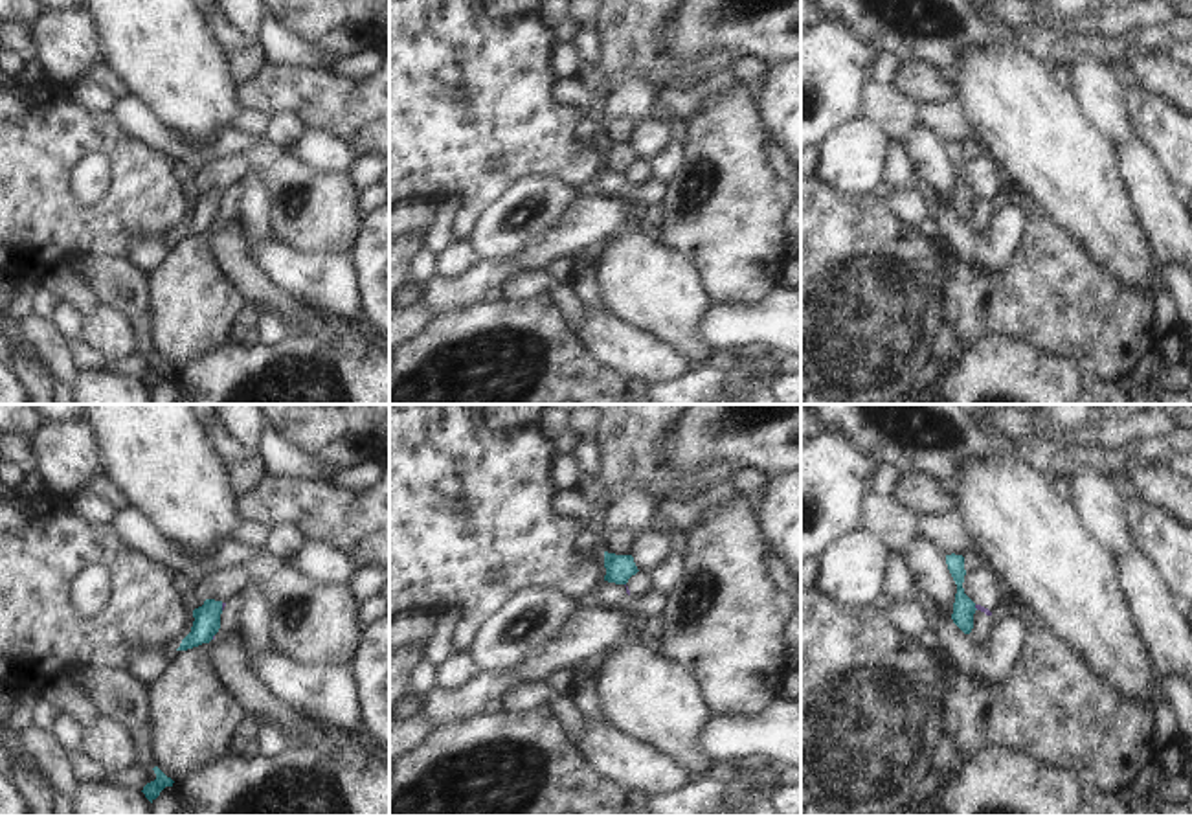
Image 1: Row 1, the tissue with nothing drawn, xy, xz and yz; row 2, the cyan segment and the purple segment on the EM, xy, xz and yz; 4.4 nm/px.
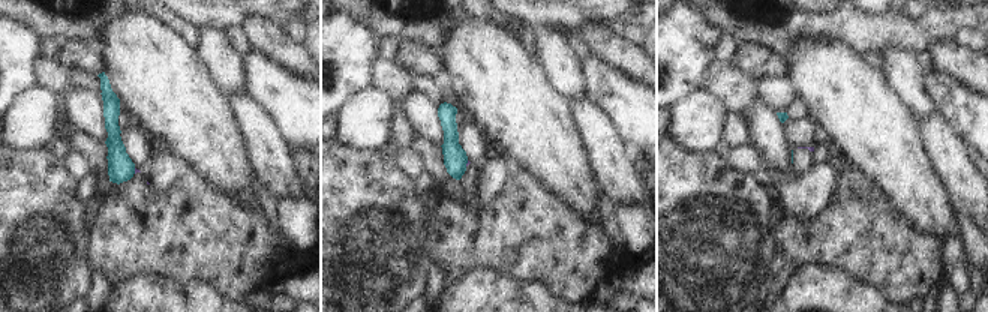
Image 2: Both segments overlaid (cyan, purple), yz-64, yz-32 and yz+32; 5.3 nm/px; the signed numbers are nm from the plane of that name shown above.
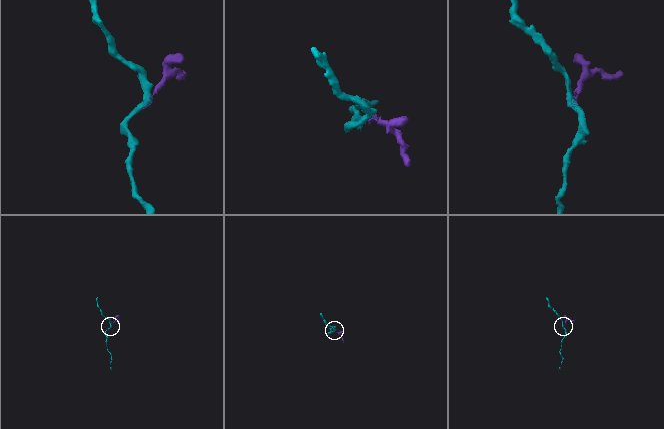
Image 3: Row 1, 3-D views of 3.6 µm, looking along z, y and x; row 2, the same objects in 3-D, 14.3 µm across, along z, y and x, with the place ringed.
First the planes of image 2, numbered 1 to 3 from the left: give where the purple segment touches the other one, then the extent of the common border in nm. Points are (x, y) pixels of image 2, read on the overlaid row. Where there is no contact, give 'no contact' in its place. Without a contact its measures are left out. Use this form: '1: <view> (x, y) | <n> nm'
1: yz-64 (134, 171) | 30 nm
2: yz-32 (467, 162) | 40 nm
3: no contact

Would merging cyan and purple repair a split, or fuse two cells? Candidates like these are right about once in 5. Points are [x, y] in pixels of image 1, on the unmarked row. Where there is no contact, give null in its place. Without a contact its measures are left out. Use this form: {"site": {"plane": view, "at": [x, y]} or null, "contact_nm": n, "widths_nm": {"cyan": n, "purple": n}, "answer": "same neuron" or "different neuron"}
{"site": {"plane": "xy", "at": [221, 195]}, "contact_nm": 30, "widths_nm": {"cyan": 120, "purple": 20}, "answer": "different neuron"}

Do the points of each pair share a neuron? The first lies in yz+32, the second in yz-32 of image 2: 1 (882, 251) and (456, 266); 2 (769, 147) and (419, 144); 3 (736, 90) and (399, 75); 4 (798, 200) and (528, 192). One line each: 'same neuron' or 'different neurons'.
1: same neuron
2: different neurons
3: same neuron
4: different neurons

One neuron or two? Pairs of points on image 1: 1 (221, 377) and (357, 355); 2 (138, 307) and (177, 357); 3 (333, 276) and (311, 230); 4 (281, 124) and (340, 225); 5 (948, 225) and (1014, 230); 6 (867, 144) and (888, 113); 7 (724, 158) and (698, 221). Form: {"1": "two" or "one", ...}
{"1": "one", "2": "two", "3": "two", "4": "two", "5": "one", "6": "two", "7": "one"}

